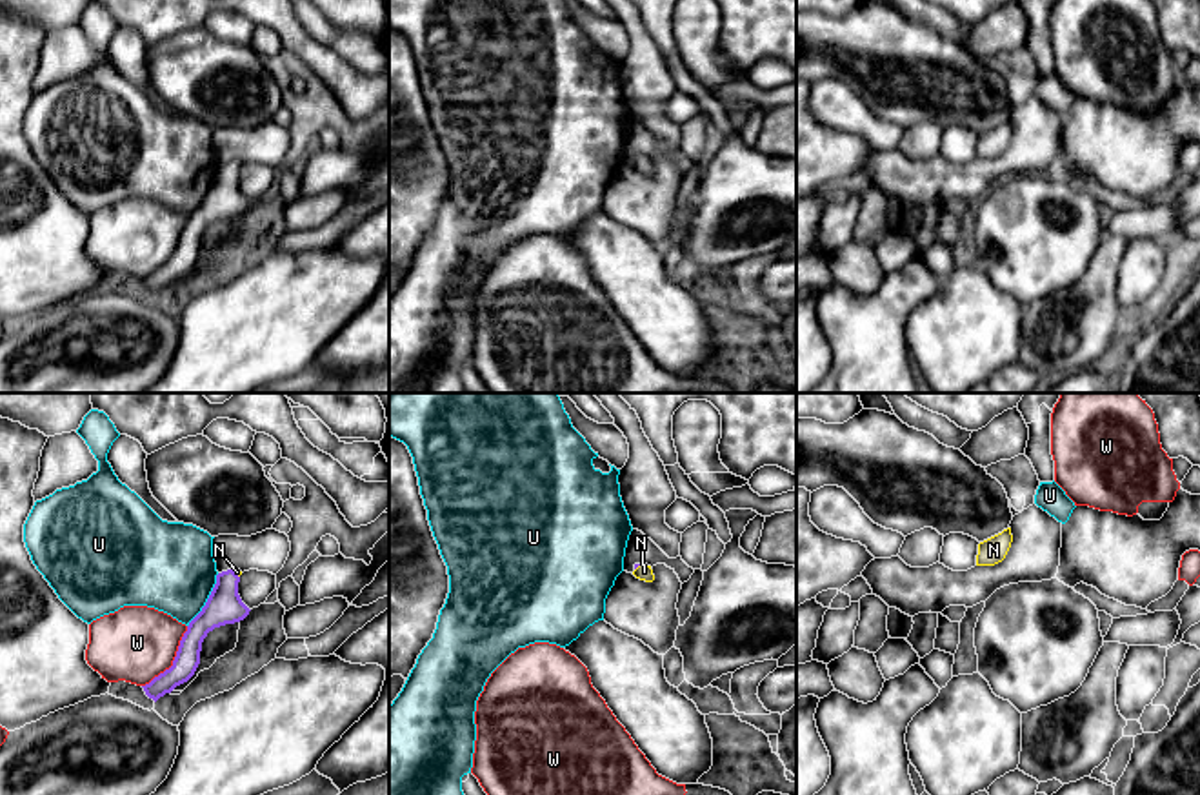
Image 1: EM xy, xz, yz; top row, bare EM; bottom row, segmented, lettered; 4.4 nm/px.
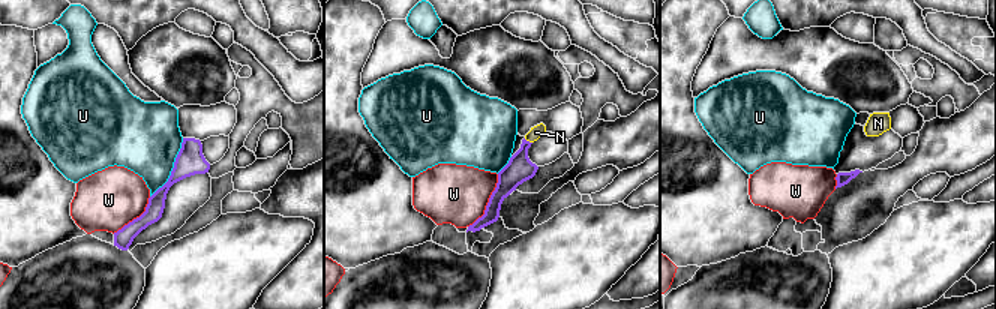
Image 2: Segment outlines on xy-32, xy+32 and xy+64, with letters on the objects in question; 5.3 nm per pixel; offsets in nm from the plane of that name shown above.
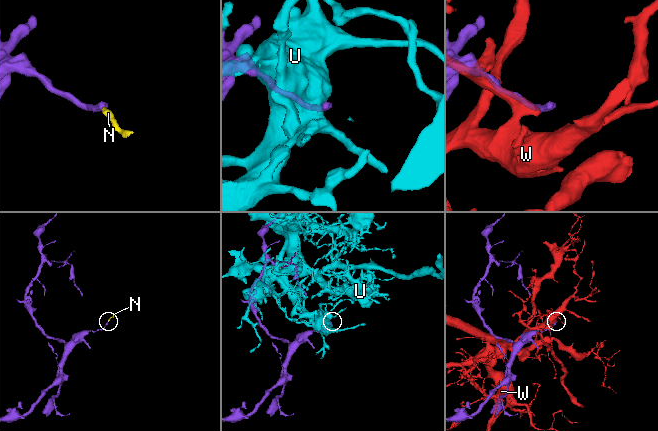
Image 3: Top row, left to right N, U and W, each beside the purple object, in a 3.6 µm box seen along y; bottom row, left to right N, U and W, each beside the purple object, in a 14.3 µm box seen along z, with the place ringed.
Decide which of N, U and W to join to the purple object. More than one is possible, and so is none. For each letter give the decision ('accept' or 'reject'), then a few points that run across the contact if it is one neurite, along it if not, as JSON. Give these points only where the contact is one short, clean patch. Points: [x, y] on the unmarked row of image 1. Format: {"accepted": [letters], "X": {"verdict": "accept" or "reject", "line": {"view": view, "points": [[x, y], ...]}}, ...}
{"accepted": ["N"], "N": {"verdict": "accept", "line": {"view": "xy", "points": [[224, 199], [226, 175], [235, 166], [237, 164]]}}, "U": {"verdict": "reject"}, "W": {"verdict": "reject"}}

